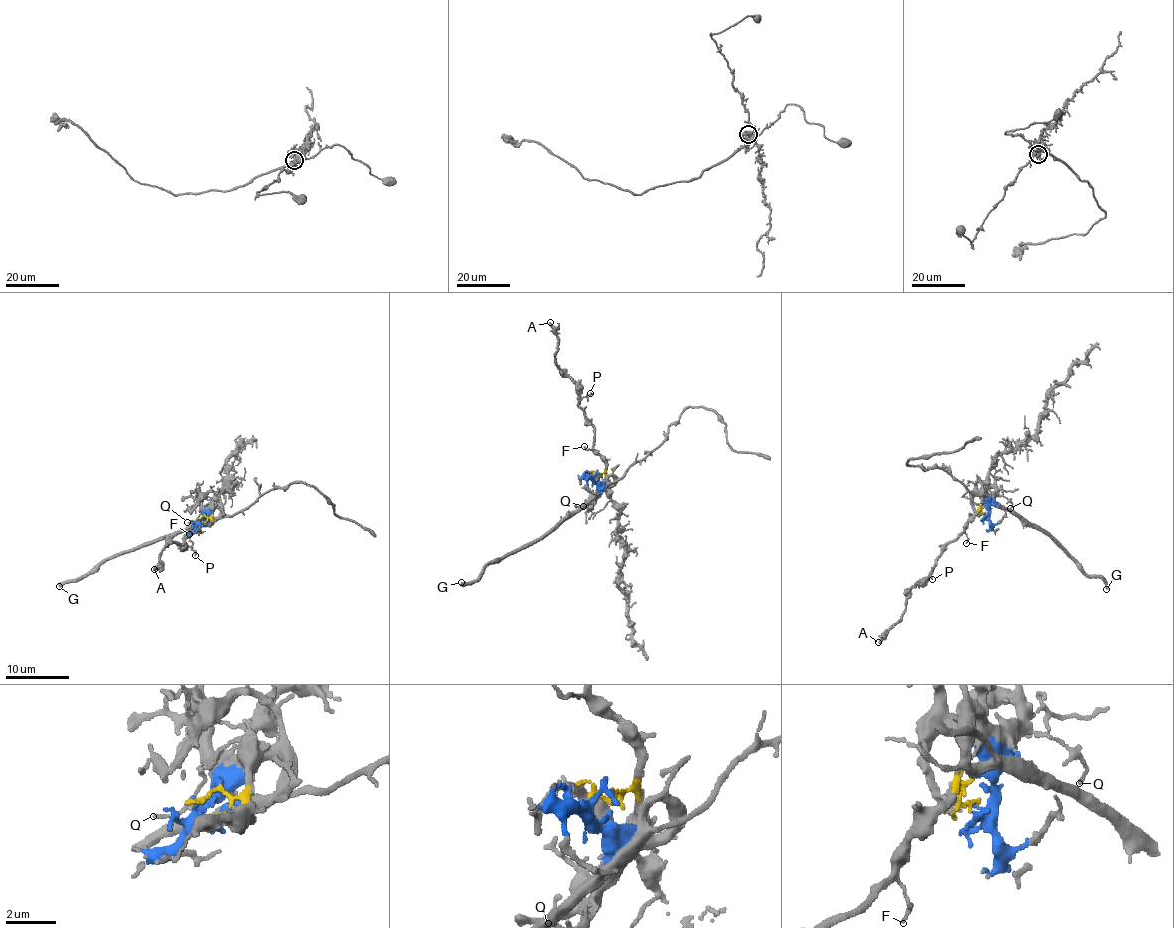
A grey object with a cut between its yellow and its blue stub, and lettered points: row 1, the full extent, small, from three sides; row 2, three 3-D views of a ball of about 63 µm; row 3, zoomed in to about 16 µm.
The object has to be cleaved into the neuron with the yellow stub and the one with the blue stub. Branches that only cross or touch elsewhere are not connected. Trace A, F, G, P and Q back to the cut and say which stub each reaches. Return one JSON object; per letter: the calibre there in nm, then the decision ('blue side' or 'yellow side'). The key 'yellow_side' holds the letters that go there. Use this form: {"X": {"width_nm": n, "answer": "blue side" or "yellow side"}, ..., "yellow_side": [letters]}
{"A": {"width_nm": 280, "answer": "yellow side"}, "F": {"width_nm": 140, "answer": "yellow side"}, "G": {"width_nm": 400, "answer": "blue side"}, "P": {"width_nm": 140, "answer": "yellow side"}, "Q": {"width_nm": 80, "answer": "blue side"}, "yellow_side": ["A", "F", "P"]}

